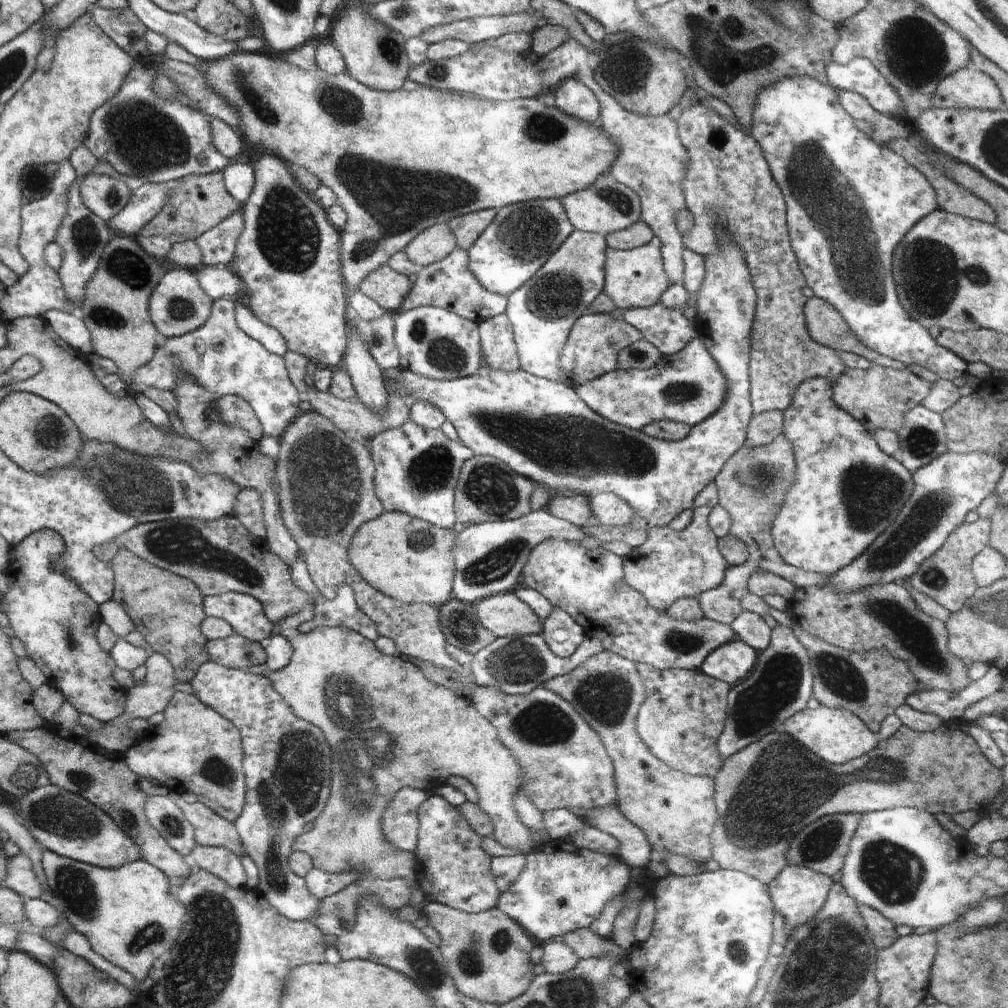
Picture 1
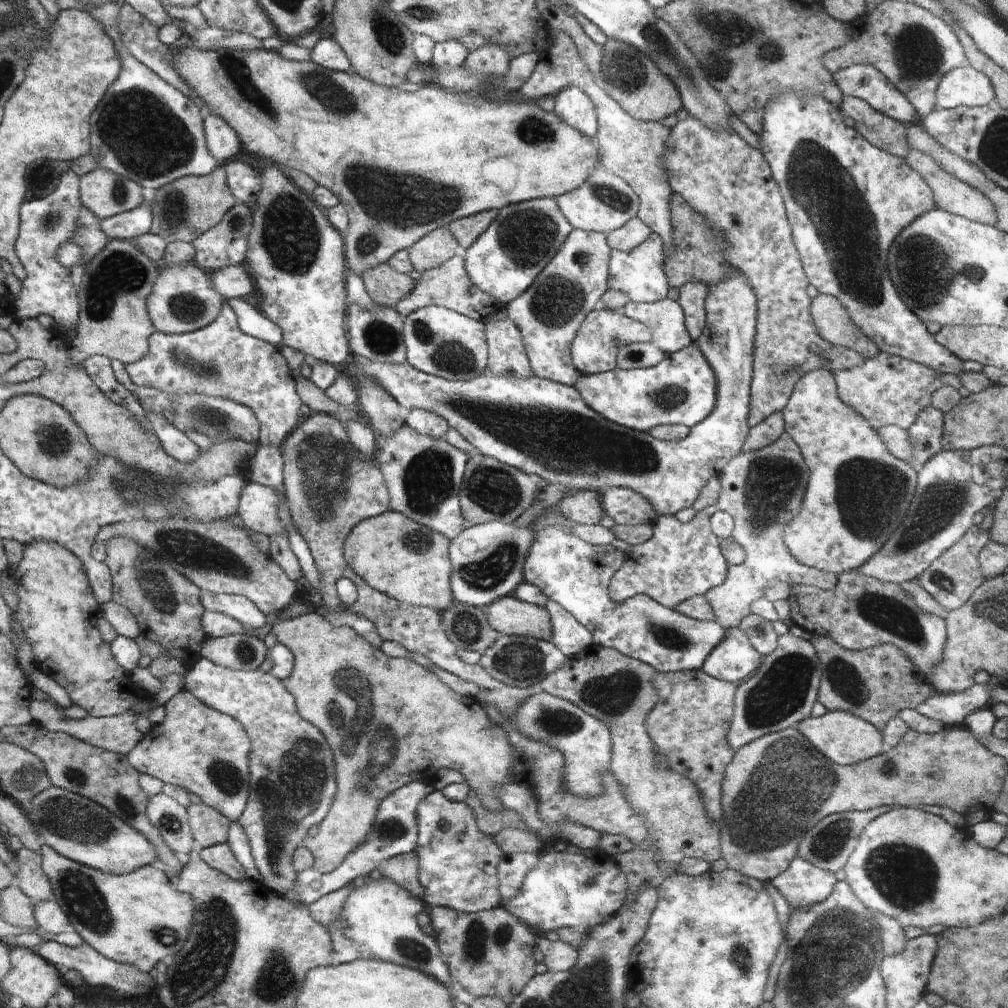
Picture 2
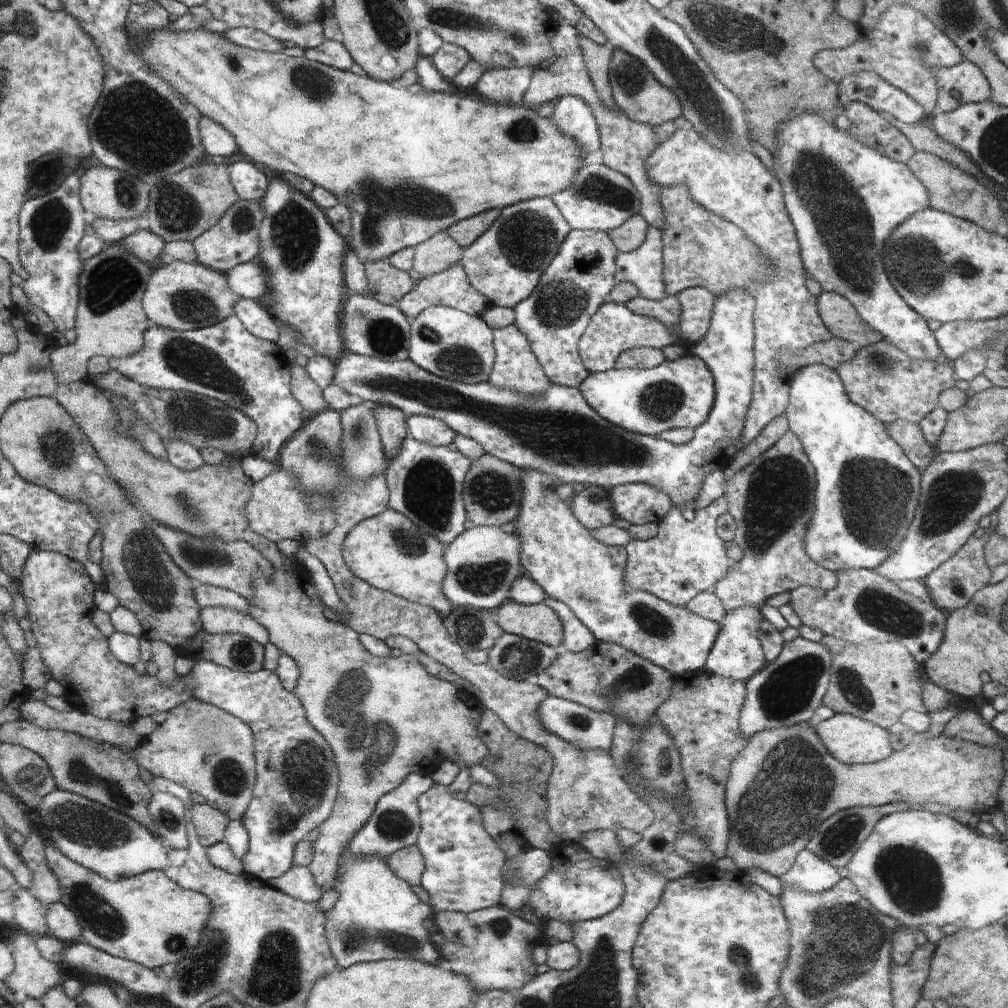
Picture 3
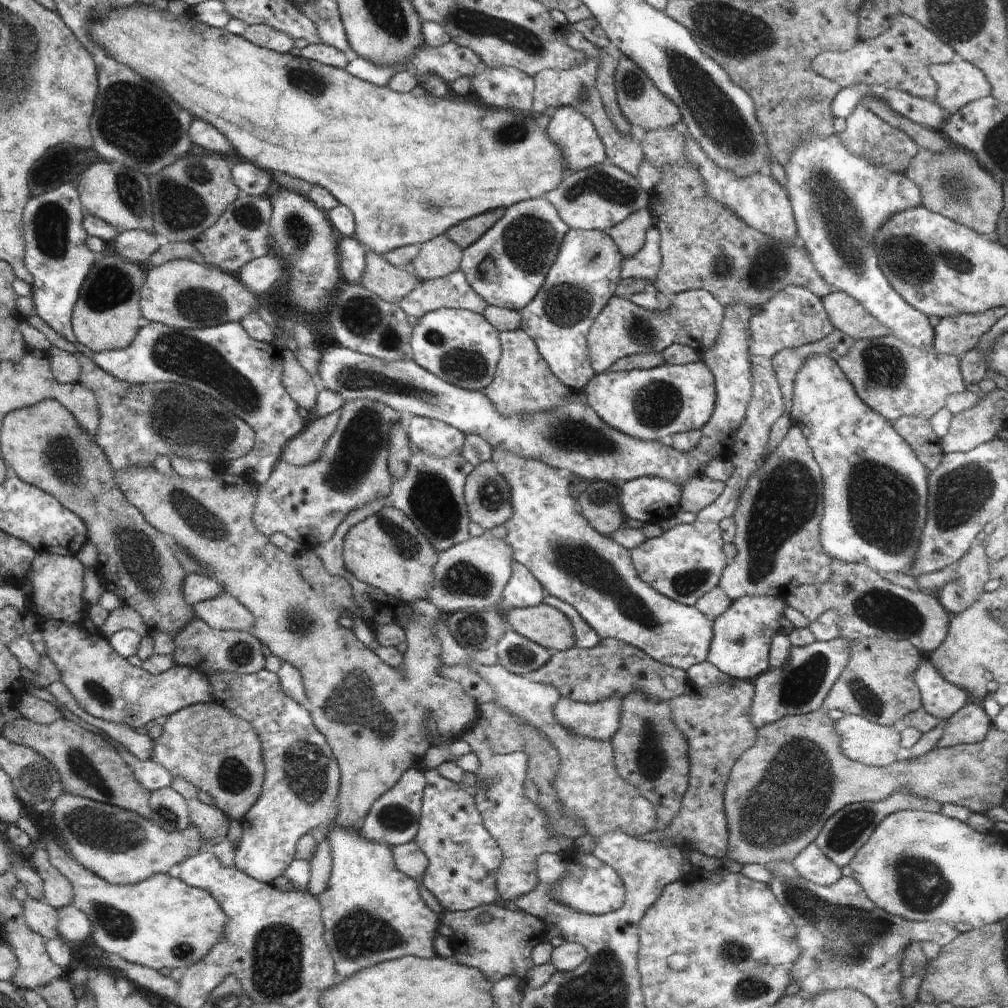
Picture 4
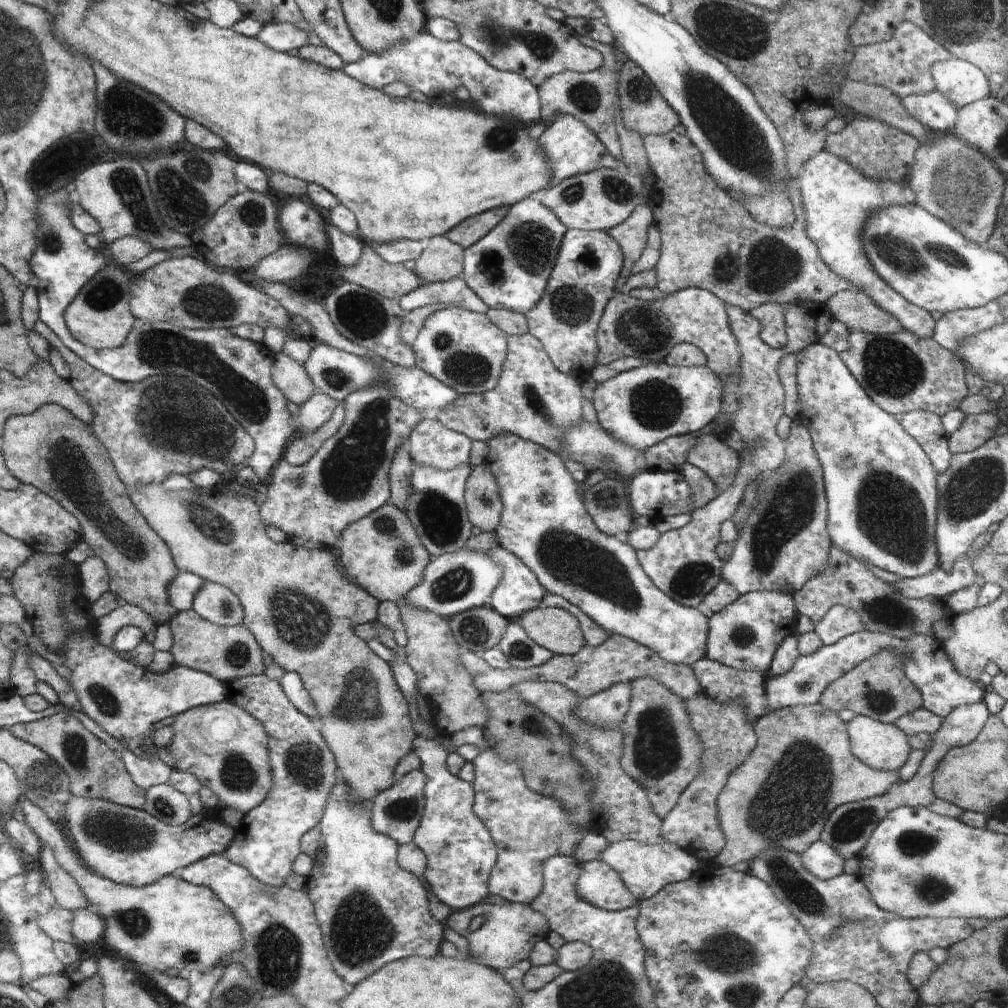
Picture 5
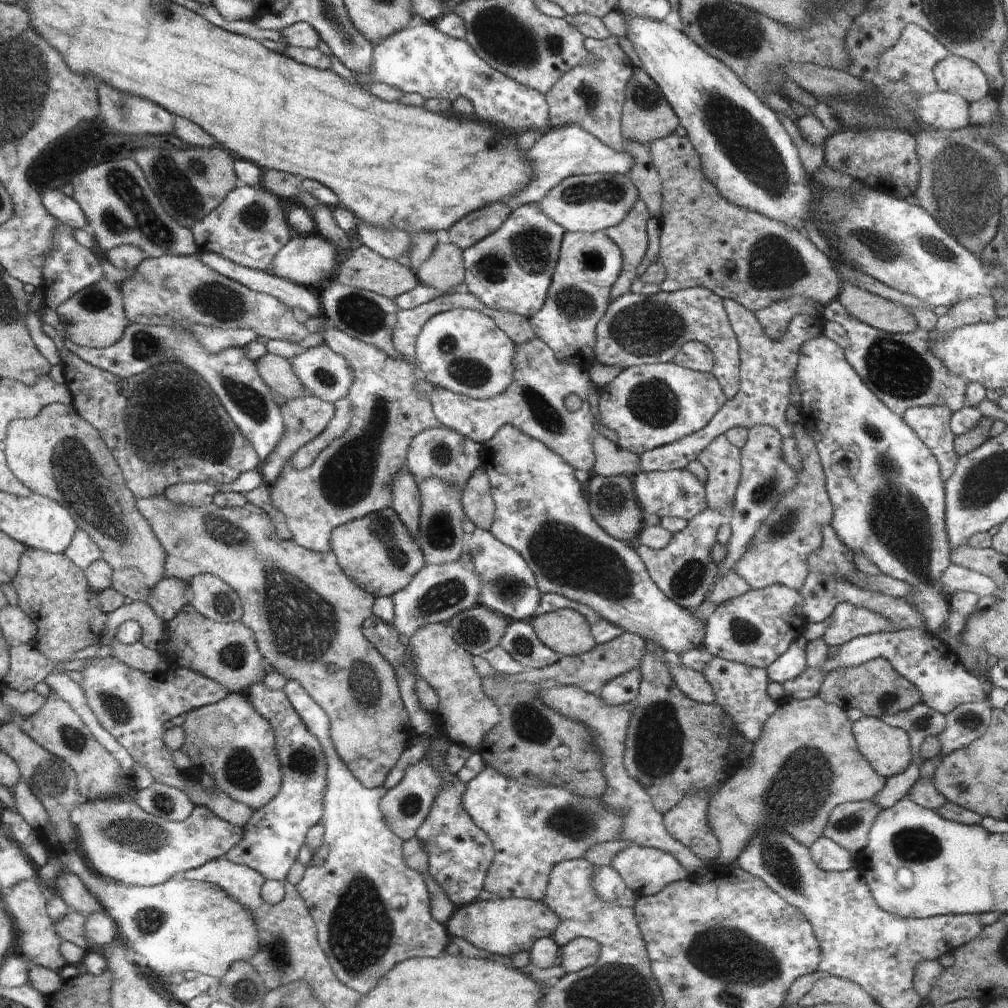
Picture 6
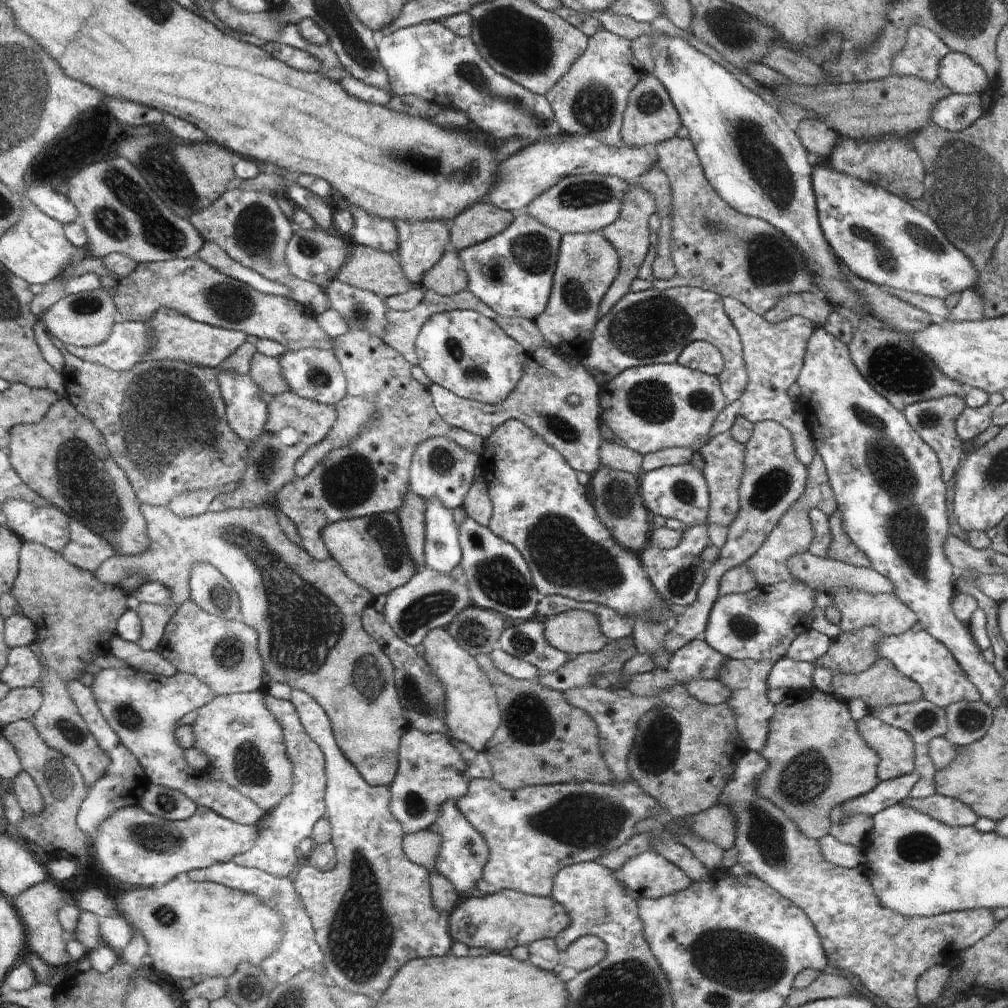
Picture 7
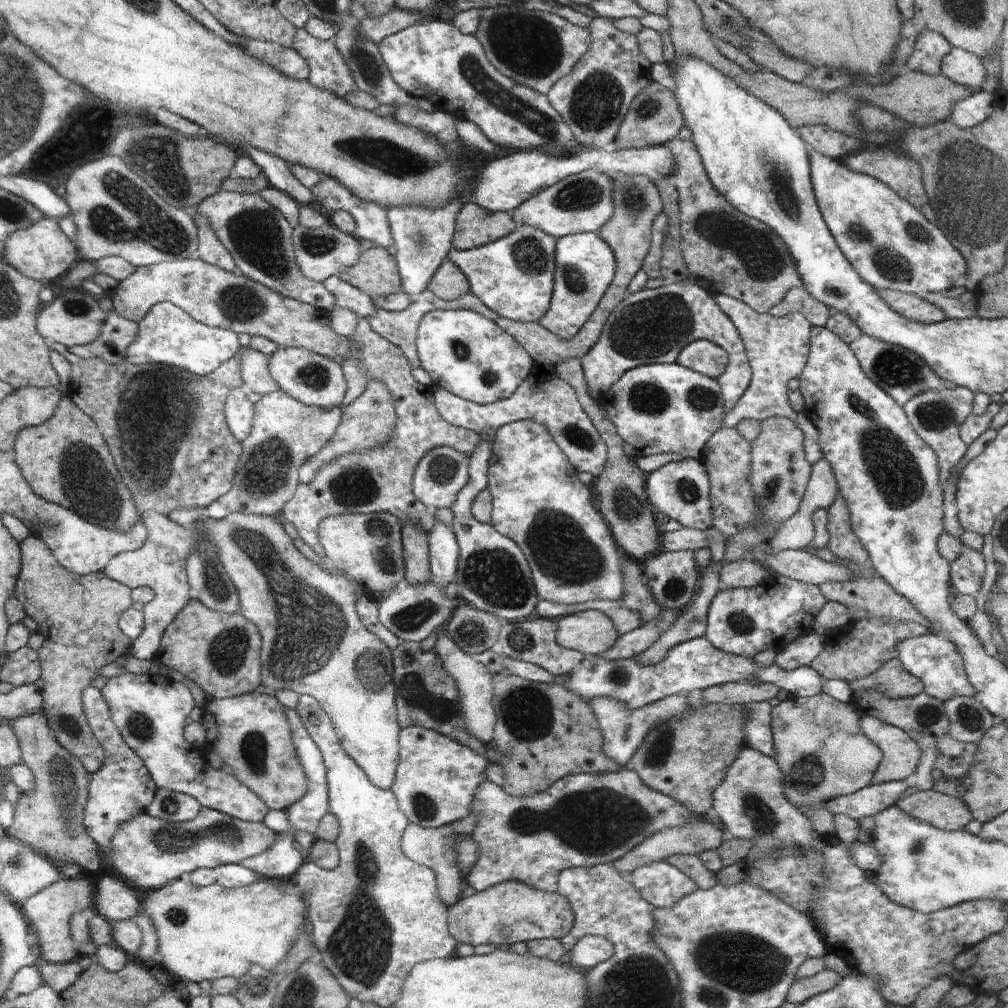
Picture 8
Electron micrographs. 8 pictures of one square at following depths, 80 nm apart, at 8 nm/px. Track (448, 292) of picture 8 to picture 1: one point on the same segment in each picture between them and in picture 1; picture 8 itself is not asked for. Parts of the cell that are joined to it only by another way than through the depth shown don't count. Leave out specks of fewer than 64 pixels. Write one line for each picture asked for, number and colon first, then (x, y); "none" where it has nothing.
1: (437, 241)
2: (436, 248)
3: (439, 253)
4: (439, 257)
5: (441, 260)
6: (444, 271)
7: (448, 277)

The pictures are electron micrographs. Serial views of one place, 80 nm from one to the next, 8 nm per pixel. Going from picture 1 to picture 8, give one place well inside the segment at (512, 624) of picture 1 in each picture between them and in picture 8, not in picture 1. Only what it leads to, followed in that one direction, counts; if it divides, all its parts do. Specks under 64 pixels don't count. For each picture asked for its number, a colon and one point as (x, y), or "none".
2: (509, 616)
3: (538, 622)
4: (545, 625)
5: (555, 629)
6: (566, 631)
7: (574, 632)
8: (590, 632)

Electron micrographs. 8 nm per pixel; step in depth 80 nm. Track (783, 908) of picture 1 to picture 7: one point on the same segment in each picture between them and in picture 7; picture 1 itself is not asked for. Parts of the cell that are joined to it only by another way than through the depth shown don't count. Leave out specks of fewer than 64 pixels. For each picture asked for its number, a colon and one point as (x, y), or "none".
2: (802, 884)
3: (809, 873)
4: (811, 863)
5: (821, 860)
6: (830, 856)
7: (844, 855)

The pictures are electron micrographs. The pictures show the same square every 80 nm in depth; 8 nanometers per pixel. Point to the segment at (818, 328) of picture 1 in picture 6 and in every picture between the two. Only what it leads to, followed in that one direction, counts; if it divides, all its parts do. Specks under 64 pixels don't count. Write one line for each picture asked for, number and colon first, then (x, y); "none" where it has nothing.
2: (833, 322)
3: (839, 315)
4: (846, 314)
5: (856, 310)
6: (880, 313)

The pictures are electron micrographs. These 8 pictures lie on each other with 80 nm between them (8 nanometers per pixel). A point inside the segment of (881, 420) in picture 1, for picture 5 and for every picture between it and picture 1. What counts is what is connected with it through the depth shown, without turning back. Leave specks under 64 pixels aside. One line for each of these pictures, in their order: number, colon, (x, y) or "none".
2: (885, 389)
3: (881, 378)
4: (896, 379)
5: (900, 372)

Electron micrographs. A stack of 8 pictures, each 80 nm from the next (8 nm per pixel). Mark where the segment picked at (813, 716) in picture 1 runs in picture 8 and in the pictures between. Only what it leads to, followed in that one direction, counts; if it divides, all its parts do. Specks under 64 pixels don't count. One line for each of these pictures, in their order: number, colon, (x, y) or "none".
2: (845, 739)
3: (850, 739)
4: (862, 740)
5: (882, 746)
6: (888, 748)
7: (895, 749)
8: (901, 755)

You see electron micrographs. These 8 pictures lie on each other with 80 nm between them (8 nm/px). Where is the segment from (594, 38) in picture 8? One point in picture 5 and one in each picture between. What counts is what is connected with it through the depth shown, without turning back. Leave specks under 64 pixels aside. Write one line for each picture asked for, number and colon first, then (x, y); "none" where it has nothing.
5: (589, 96)
6: (592, 95)
7: (590, 99)

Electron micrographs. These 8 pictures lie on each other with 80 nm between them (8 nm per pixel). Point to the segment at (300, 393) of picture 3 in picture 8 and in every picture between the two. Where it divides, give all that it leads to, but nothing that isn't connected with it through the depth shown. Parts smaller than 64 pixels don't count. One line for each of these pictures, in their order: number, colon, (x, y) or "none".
4: (299, 383)
5: (289, 375)
6: (276, 371)
7: (267, 371)
8: (257, 378)

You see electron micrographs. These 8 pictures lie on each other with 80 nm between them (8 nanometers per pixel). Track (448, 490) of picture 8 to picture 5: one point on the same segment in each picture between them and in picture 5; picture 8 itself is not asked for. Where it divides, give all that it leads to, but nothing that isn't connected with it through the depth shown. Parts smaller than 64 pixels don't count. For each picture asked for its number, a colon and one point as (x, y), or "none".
5: (431, 444)
6: (442, 454)
7: (441, 468)

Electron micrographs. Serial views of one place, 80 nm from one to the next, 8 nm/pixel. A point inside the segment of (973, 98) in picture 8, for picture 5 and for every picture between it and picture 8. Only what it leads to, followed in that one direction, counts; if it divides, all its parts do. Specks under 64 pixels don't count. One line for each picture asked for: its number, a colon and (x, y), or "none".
5: (934, 110)
6: (946, 110)
7: (955, 112)

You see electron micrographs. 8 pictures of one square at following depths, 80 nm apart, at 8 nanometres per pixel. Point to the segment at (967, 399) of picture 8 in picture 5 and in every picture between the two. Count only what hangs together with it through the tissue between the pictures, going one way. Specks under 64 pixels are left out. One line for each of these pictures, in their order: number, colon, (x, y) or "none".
5: (926, 427)
6: (931, 423)
7: (933, 420)

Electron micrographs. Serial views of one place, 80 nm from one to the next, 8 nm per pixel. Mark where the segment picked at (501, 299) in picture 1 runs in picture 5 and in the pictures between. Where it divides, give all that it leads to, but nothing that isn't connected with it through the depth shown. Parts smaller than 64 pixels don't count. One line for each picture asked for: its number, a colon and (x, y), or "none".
2: (448, 285)
3: (451, 287)
4: (452, 292)
5: (455, 293)

